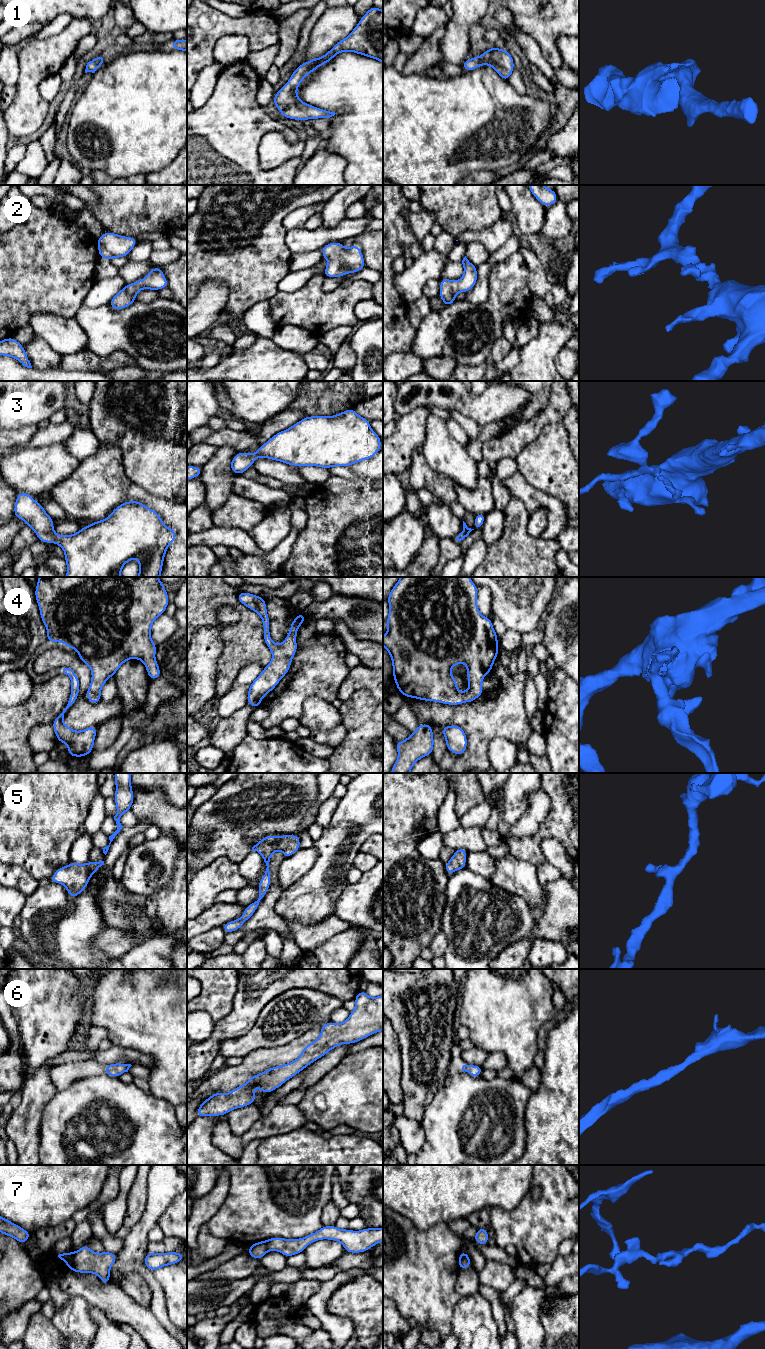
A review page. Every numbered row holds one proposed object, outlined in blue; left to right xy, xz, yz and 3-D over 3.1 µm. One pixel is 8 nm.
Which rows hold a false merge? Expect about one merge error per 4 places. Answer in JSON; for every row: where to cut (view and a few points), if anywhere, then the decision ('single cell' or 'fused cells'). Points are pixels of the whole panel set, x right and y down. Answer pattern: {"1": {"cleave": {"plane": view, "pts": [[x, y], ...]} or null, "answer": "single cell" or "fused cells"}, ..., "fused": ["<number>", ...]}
{"1": {"cleave": null, "answer": "single cell"}, "2": {"cleave": null, "answer": "single cell"}, "3": {"cleave": null, "answer": "single cell"}, "4": {"cleave": null, "answer": "single cell"}, "5": {"cleave": null, "answer": "single cell"}, "6": {"cleave": null, "answer": "single cell"}, "7": {"cleave": {"plane": "yz", "pts": [[459, 1257], [470, 1263]]}, "answer": "fused cells"}, "fused": ["7"]}

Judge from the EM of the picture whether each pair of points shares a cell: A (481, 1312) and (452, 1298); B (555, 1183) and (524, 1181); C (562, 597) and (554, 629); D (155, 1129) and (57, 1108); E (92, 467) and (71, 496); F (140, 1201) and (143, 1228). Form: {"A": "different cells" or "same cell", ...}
{"A": "different cells", "B": "different cells", "C": "same cell", "D": "same cell", "E": "same cell", "F": "different cells"}

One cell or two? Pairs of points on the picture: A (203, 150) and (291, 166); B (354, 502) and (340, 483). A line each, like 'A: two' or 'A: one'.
A: one
B: two

